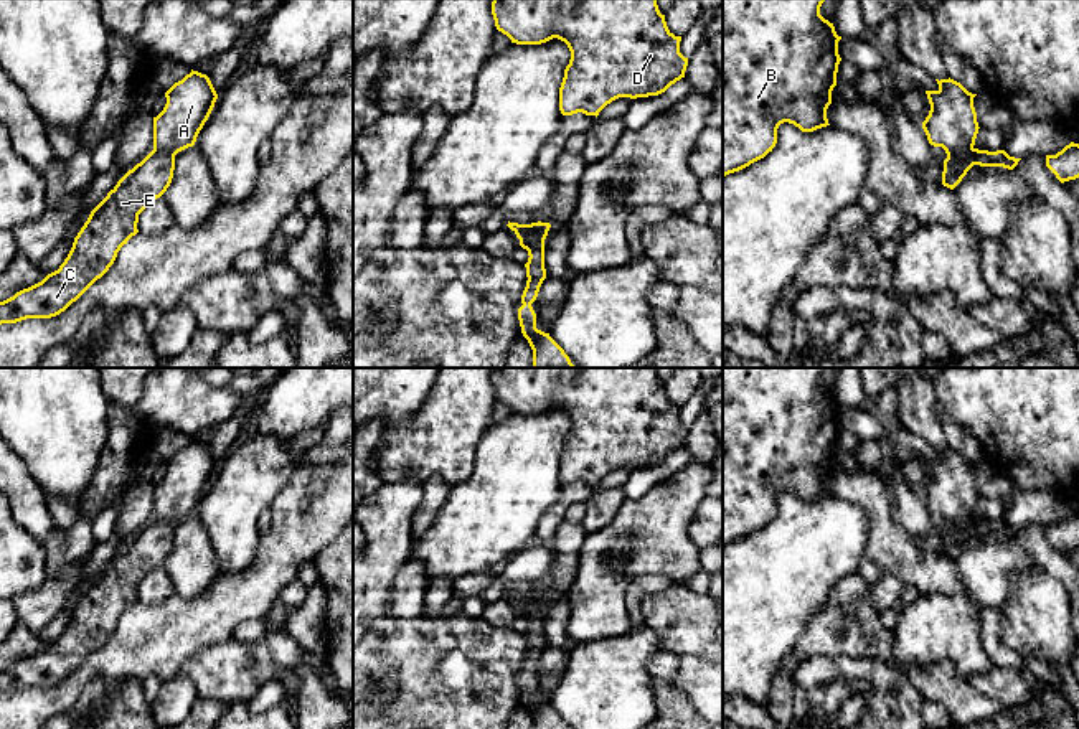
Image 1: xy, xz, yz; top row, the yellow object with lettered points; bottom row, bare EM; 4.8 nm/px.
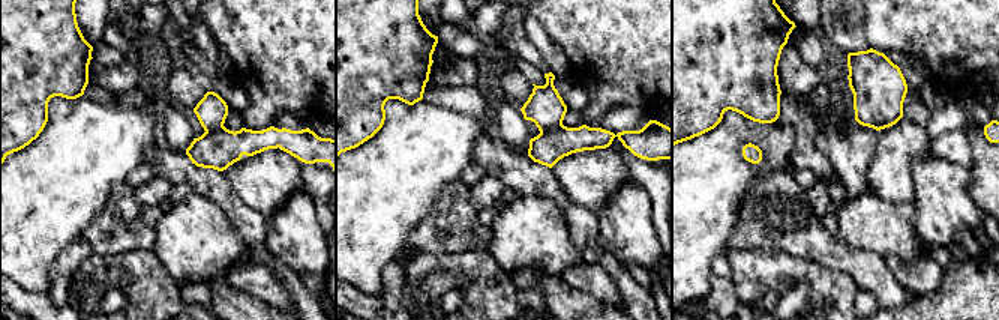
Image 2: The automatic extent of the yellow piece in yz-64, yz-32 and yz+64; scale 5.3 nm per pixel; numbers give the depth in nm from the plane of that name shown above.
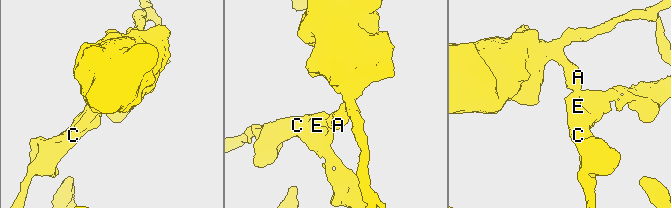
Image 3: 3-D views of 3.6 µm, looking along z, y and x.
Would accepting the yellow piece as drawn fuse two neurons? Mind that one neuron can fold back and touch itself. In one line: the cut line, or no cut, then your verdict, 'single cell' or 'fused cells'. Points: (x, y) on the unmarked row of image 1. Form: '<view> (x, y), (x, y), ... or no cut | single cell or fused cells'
yz (972, 517), (947, 526) | fused cells

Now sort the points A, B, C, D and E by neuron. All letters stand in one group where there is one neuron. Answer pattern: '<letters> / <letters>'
A B D / C E

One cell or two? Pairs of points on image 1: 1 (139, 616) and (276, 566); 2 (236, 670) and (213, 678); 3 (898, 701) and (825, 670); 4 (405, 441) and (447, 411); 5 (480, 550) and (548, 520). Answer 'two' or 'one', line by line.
1: one
2: one
3: one
4: one
5: two

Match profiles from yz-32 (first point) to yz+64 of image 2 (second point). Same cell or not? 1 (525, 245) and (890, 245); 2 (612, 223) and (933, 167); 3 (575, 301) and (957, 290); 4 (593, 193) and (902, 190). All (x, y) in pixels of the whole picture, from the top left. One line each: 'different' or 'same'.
1: same
2: same
3: different
4: same

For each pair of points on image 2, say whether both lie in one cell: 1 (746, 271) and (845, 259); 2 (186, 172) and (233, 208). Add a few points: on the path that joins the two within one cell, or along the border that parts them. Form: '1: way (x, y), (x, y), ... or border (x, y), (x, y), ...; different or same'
1: border (782, 250), (848, 275); different
2: way (198, 178), (221, 196); same

